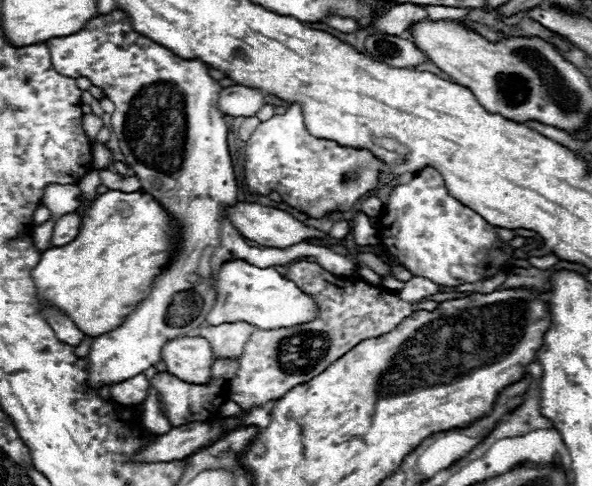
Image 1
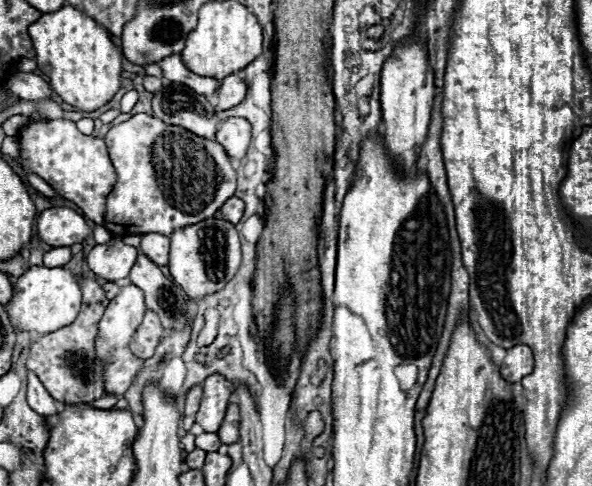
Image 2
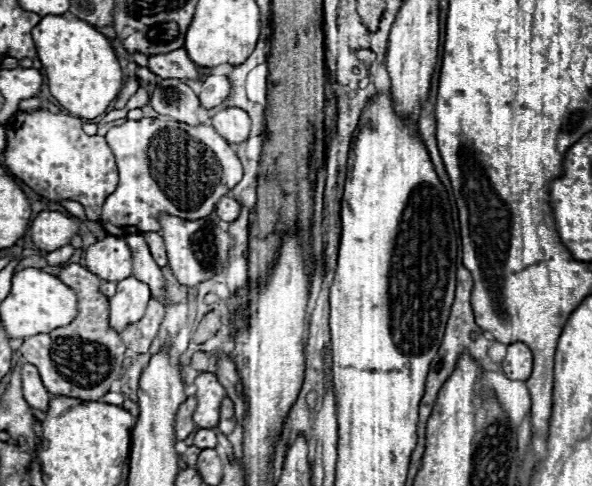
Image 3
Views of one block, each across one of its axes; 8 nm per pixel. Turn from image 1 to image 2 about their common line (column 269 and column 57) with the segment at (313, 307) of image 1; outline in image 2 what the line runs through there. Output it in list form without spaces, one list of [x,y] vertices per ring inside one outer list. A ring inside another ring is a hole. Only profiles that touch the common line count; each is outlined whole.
[[[32,266],[18,278],[16,288],[18,292],[12,296],[12,302],[6,304],[6,308],[14,320],[14,326],[20,330],[48,334],[72,324],[72,320],[76,320],[80,312],[82,292],[76,282],[76,276],[66,268]]]

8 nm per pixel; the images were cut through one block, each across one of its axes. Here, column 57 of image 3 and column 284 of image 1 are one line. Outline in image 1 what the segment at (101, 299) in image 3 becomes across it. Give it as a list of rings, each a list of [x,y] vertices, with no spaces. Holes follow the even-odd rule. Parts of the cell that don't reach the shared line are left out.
[[[294,262],[284,276],[316,298],[320,314],[316,320],[302,326],[280,330],[256,328],[240,356],[240,368],[230,380],[230,400],[246,410],[278,400],[294,386],[312,380],[362,340],[392,332],[416,310],[416,302],[438,292],[438,284],[420,276],[404,282],[402,292],[390,292],[382,286],[370,286],[360,278],[336,276],[316,262]]]

